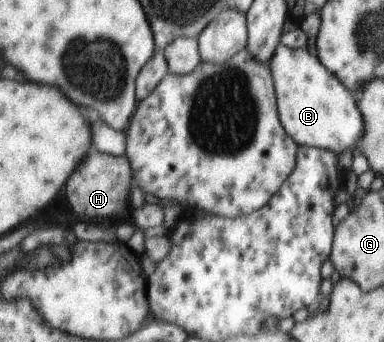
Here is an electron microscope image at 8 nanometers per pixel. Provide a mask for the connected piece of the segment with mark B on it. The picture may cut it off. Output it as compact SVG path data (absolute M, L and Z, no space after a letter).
M282 43L267 63L270 63L272 79L278 79L277 111L282 111L282 123L286 123L286 131L294 135L294 141L299 146L314 147L339 154L346 149L353 150L358 141L365 137L365 116L358 107L355 93L347 88L321 60L311 55L308 49L292 49Z

